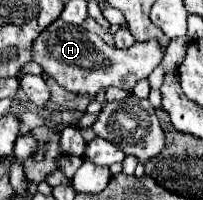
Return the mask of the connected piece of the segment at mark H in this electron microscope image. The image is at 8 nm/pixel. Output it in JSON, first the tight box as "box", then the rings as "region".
{"box":[33,19,163,95],"region":[[[57,19],[37,37],[33,45],[33,61],[37,61],[45,75],[53,75],[55,81],[65,89],[95,95],[107,87],[131,91],[139,79],[149,77],[149,73],[163,61],[163,49],[157,39],[135,43],[129,49],[109,47],[99,35]]]}

